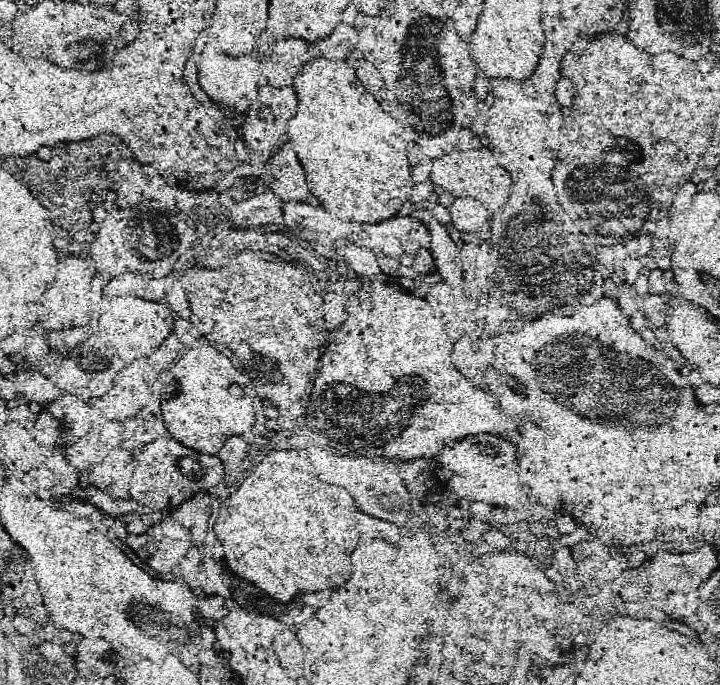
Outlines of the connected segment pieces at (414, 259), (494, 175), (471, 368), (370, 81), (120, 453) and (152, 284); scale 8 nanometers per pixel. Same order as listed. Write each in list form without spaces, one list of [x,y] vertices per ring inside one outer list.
[[[420,250],[414,256],[404,256],[400,260],[400,264],[408,264],[418,274],[430,274],[430,272],[434,272],[434,262],[432,262],[432,256],[430,256],[428,250]]]
[[[482,146],[478,150],[468,148],[462,152],[452,152],[452,154],[446,154],[442,158],[436,158],[432,162],[432,168],[430,168],[430,180],[442,192],[448,192],[452,198],[480,200],[480,204],[488,210],[484,226],[488,224],[488,217],[491,217],[492,214],[498,214],[504,208],[508,194],[510,194],[510,188],[512,188],[508,172],[494,160],[494,156],[490,154],[490,150],[486,146]]]
[[[462,336],[452,350],[452,362],[456,364],[456,368],[460,370],[460,374],[466,380],[474,380],[480,372],[480,364],[478,364],[478,356],[476,350],[472,348],[472,342],[468,336]]]
[[[360,62],[356,68],[356,78],[360,80],[360,84],[364,86],[364,90],[368,90],[376,100],[382,100],[384,94],[384,84],[380,74],[374,70],[374,66],[370,62]]]
[[[118,446],[116,450],[108,452],[104,462],[100,466],[92,466],[88,472],[88,480],[108,492],[112,498],[126,500],[128,496],[128,484],[134,474],[134,462],[132,454]]]
[[[154,278],[146,280],[146,288],[144,288],[144,294],[142,294],[146,300],[160,301],[165,295],[163,280],[154,280]]]

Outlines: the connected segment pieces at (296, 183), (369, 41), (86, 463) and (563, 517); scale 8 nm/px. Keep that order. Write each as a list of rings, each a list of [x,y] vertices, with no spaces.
[[[286,142],[272,158],[270,164],[270,190],[280,198],[280,202],[302,200],[306,190],[306,174],[298,162],[292,146]]]
[[[360,28],[358,30],[358,44],[356,50],[358,52],[368,52],[374,44],[374,30],[372,28]]]
[[[94,430],[76,438],[76,442],[64,446],[64,458],[78,472],[86,472],[96,454],[98,454],[98,432]]]
[[[558,514],[556,520],[554,520],[554,526],[556,526],[556,530],[558,530],[560,534],[568,534],[568,532],[572,530],[572,526],[574,526],[574,520],[572,520],[572,516],[568,516],[568,514]]]

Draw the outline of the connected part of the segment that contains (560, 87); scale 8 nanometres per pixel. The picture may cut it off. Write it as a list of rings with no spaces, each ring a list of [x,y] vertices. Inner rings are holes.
[[[560,78],[558,84],[554,86],[554,94],[556,94],[556,100],[562,104],[562,106],[572,106],[574,104],[574,86],[568,78]]]

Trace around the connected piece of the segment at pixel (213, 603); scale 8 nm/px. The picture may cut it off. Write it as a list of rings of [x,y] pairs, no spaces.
[[[216,594],[202,596],[202,598],[198,600],[198,610],[200,610],[200,614],[202,614],[204,618],[208,618],[208,620],[216,620],[216,622],[224,620],[226,614],[228,614],[228,608],[224,606],[222,598],[216,596]]]

